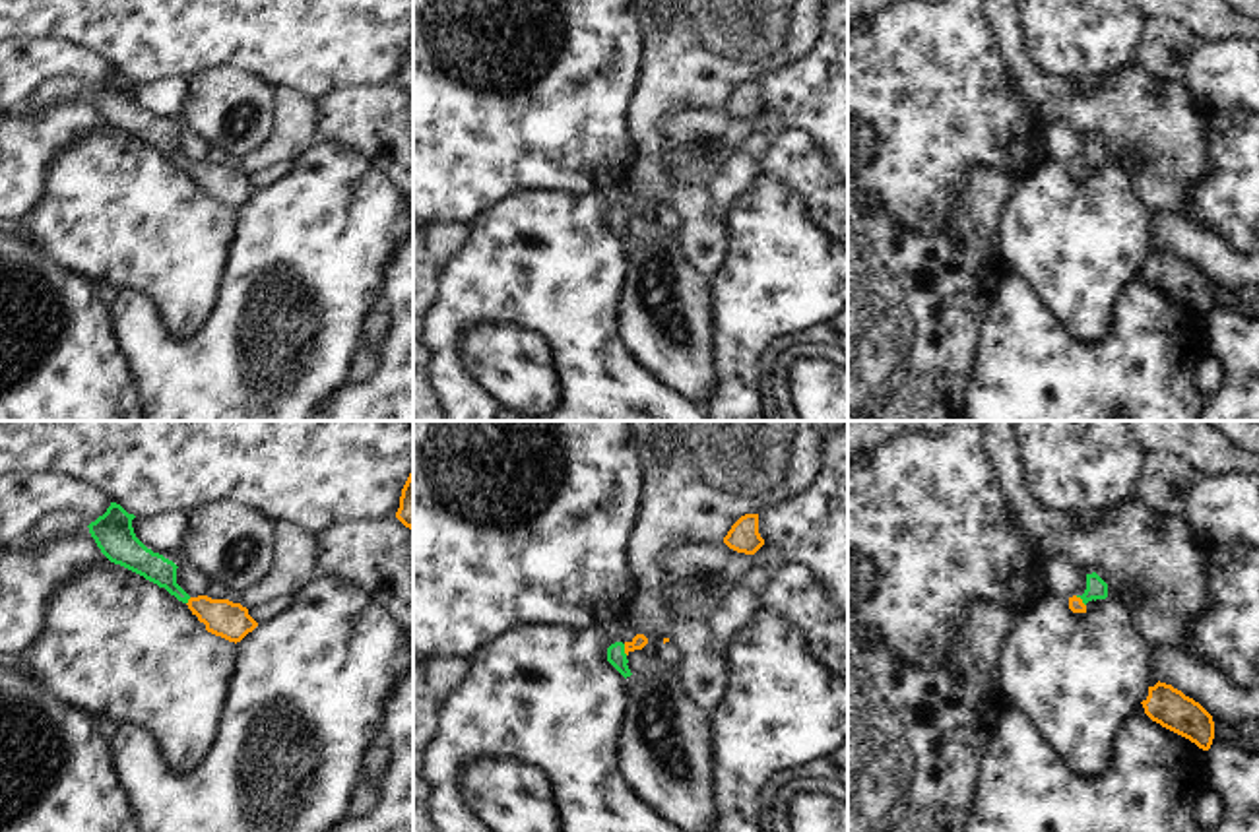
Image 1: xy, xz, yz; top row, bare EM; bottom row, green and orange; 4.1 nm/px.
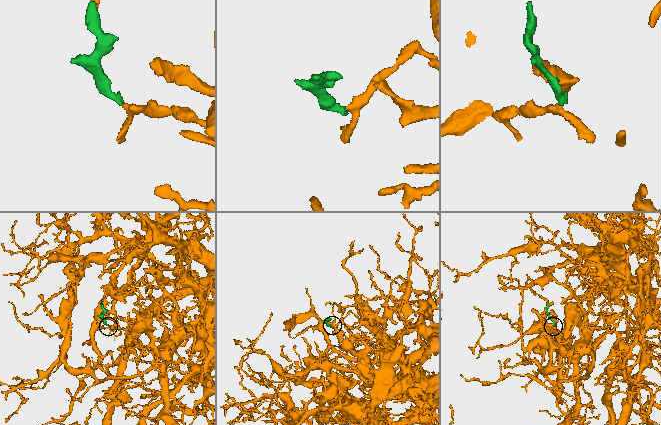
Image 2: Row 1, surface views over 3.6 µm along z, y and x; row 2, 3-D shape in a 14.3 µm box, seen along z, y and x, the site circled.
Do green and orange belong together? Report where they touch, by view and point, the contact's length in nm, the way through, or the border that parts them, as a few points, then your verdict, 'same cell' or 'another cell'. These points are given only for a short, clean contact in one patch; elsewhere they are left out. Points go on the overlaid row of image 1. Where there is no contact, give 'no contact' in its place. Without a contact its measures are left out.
meets green in yz at (1081, 598); contact 60 nm long; runs through yz (1097, 588), (1081, 598), (1075, 604); same cell

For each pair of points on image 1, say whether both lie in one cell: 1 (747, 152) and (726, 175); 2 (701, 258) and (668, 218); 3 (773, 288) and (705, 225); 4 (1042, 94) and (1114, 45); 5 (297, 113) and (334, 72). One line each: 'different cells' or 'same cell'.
1: same cell
2: different cells
3: different cells
4: different cells
5: different cells

